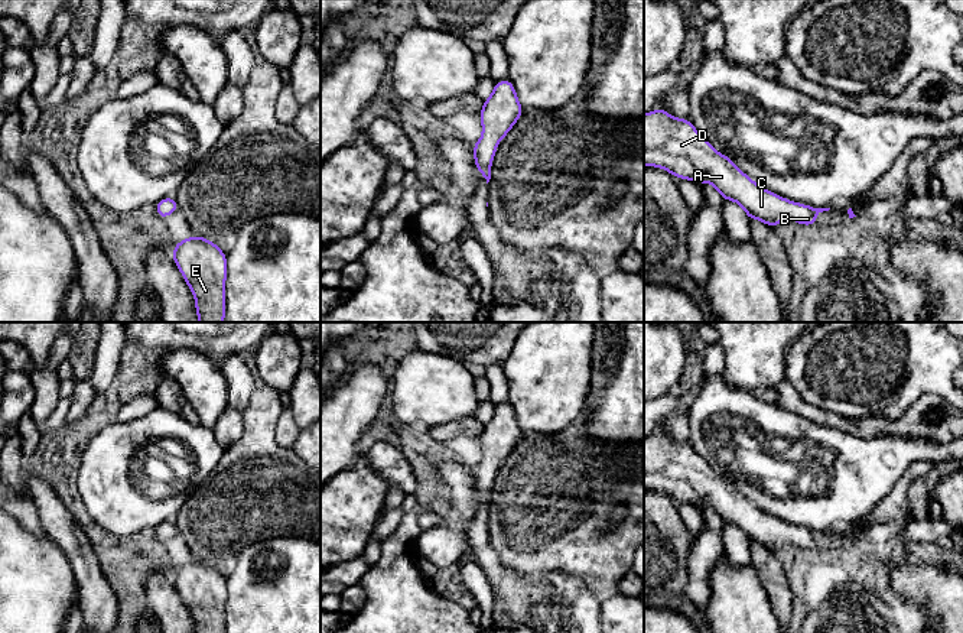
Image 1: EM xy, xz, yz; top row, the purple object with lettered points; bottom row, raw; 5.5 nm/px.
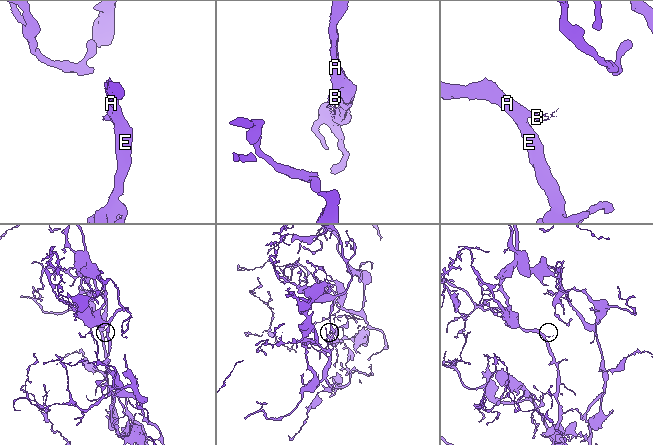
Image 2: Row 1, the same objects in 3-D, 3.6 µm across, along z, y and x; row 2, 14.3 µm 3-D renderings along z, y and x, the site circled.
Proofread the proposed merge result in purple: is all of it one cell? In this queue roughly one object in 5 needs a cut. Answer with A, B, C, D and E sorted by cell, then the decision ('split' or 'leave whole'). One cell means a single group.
A B C D E | leave whole

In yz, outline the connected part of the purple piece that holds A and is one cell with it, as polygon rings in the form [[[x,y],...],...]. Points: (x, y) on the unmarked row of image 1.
[[[663,431],[644,438],[644,490],[666,493],[676,503],[690,503],[697,509],[709,506],[723,525],[738,526],[746,536],[748,543],[761,543],[772,554],[783,543],[793,543],[801,549],[817,549],[817,538],[830,533],[794,526],[762,512],[744,497],[731,481],[716,475],[689,442],[671,441]]]

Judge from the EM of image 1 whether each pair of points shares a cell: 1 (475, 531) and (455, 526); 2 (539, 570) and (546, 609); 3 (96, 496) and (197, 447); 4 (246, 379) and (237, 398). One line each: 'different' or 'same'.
1: different
2: different
3: same
4: same

